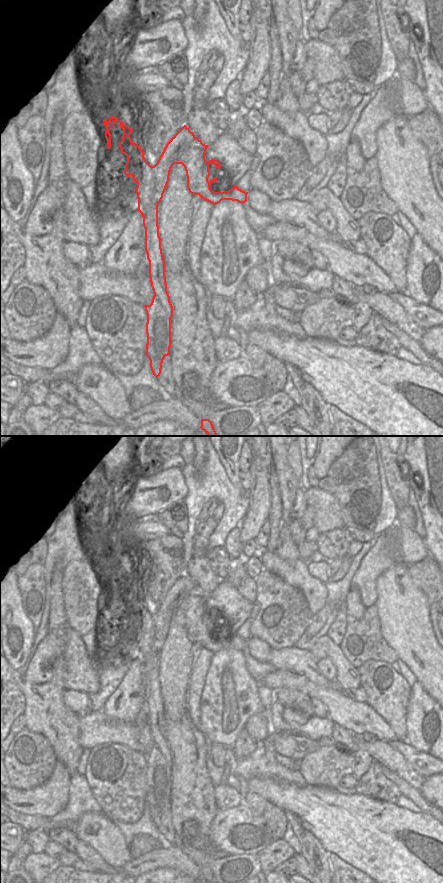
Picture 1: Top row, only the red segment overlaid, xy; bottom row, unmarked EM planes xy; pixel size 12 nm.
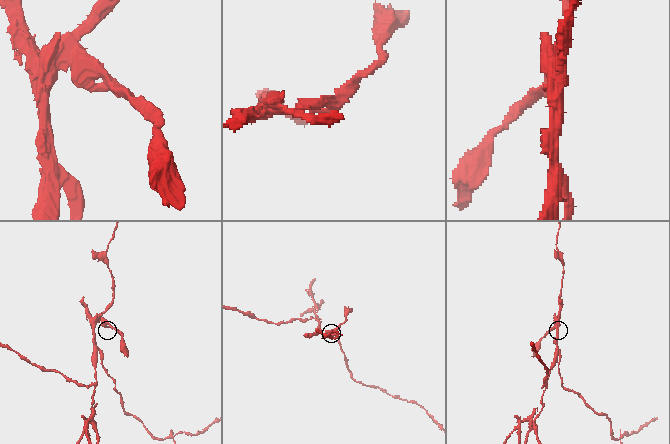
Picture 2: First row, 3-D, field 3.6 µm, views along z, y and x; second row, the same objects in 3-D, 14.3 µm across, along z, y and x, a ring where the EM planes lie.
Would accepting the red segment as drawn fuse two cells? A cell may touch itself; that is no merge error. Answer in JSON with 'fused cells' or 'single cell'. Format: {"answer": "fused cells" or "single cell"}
{"answer": "fused cells"}

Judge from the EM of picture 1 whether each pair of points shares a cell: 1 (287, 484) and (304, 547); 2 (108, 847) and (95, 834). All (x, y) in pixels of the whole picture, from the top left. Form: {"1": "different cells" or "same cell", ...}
{"1": "different cells", "2": "same cell"}

